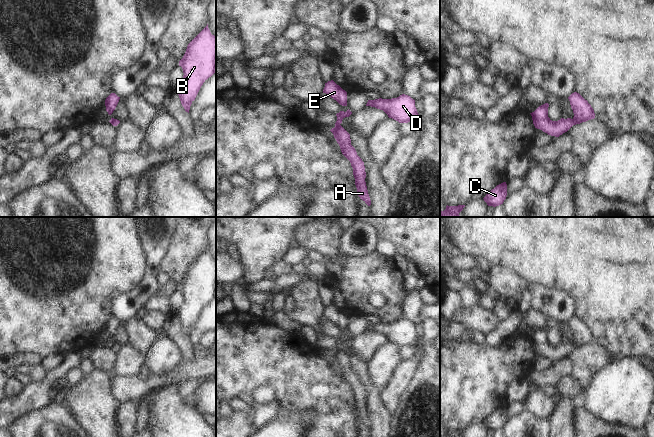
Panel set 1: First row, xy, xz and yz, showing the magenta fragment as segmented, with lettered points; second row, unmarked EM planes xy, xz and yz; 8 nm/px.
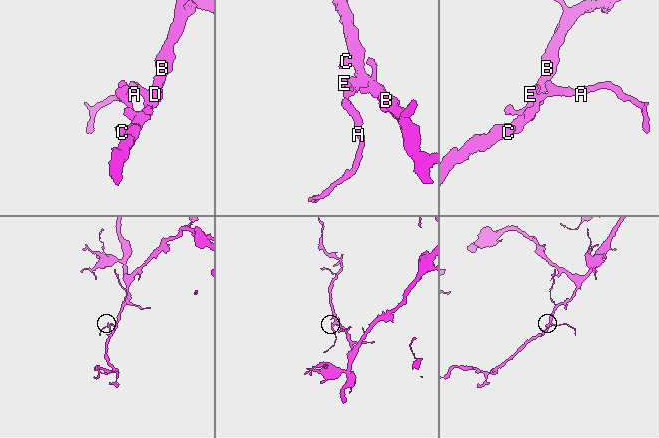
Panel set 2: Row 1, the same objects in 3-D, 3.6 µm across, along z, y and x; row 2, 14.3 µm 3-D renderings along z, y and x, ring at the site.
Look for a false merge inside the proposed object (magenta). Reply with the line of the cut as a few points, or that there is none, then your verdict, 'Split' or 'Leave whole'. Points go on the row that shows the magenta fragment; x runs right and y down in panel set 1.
No split. Leave whole.

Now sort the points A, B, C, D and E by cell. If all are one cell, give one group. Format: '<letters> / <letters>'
A B C D E

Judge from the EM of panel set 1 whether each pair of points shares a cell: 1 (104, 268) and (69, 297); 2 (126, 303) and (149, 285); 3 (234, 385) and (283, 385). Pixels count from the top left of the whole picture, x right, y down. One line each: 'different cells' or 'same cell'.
1: same cell
2: same cell
3: same cell

